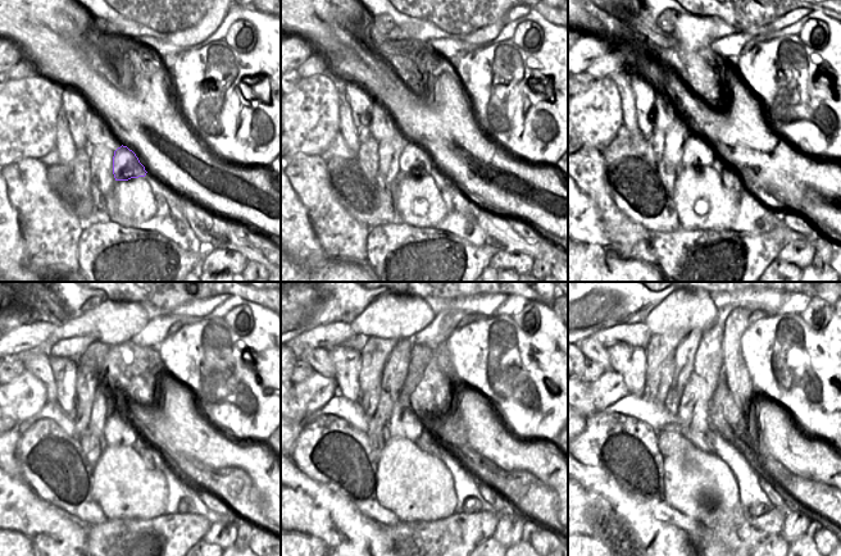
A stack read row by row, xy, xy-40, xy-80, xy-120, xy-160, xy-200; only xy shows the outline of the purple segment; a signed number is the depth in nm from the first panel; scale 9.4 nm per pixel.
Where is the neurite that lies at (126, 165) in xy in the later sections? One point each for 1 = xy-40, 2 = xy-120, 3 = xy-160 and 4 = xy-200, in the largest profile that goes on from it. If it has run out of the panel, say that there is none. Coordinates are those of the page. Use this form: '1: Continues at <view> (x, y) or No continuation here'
1: Continues at xy-40 (414, 162)
2: Continues at xy-120 (117, 433)
3: Continues at xy-160 (404, 423)
4: Continues at xy-200 (694, 405).

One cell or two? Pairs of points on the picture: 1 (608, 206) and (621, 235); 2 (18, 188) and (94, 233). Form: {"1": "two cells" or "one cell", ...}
{"1": "one cell", "2": "two cells"}

